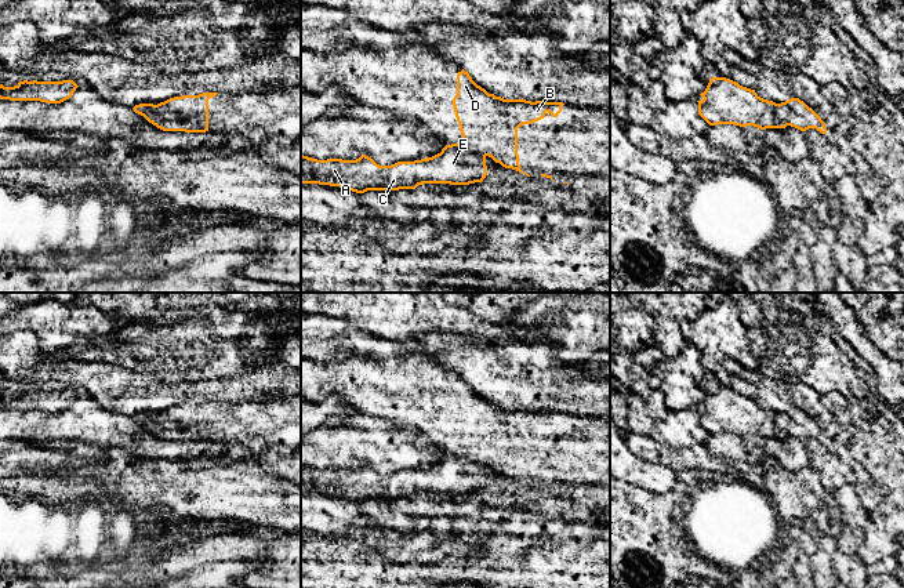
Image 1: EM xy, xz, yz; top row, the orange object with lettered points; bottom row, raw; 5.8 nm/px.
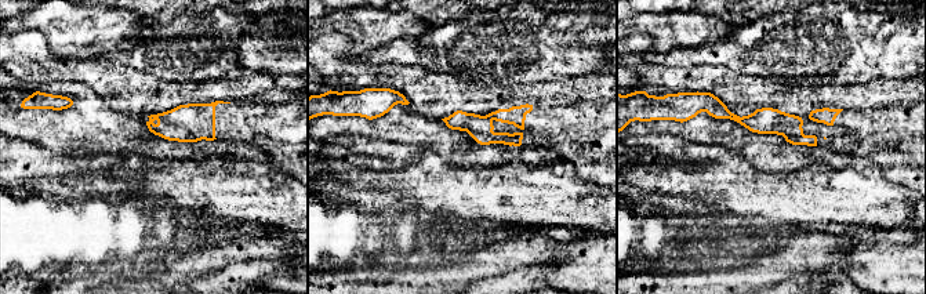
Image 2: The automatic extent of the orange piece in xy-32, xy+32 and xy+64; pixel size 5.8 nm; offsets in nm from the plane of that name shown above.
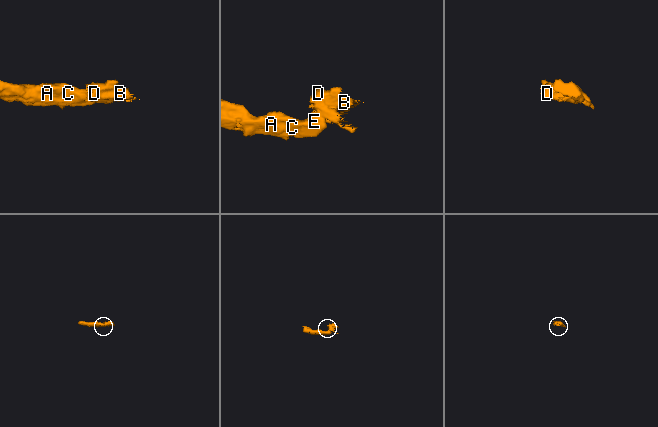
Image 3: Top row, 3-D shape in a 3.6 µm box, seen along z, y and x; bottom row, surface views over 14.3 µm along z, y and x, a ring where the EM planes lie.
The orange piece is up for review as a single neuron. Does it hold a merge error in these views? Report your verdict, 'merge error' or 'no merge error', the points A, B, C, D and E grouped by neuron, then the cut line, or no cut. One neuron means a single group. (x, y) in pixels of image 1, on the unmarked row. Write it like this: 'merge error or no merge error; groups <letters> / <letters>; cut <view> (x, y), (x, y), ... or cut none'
merge error; groups A C E / B D; cut xy (174, 423), (171, 427), (160, 427), (153, 421), (142, 424)

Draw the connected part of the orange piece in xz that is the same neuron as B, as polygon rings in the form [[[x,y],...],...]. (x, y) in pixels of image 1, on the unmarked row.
[[[462,378],[457,384],[457,404],[453,407],[454,422],[460,432],[462,451],[451,453],[451,455],[480,461],[505,478],[523,482],[518,464],[518,438],[523,433],[531,433],[544,428],[547,421],[552,427],[556,427],[562,421],[563,414],[563,411],[531,411],[526,409],[504,409],[495,406],[478,395],[469,382]]]

